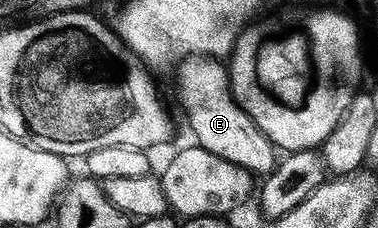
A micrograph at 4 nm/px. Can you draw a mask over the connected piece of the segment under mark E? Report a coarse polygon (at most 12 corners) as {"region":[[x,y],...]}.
{"region":[[220,59],[180,61],[196,147],[254,174],[278,149],[237,104]]}

